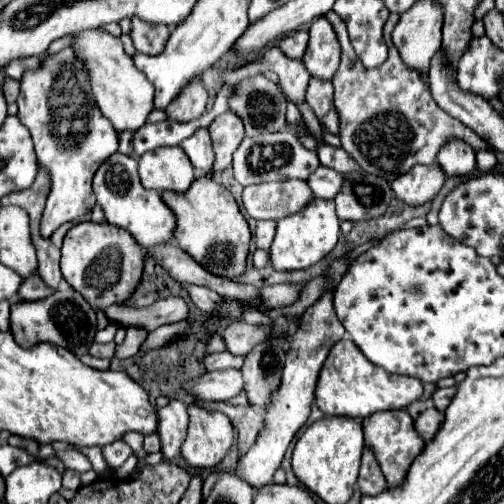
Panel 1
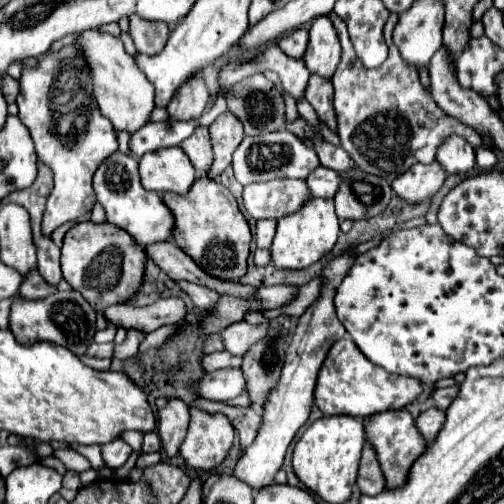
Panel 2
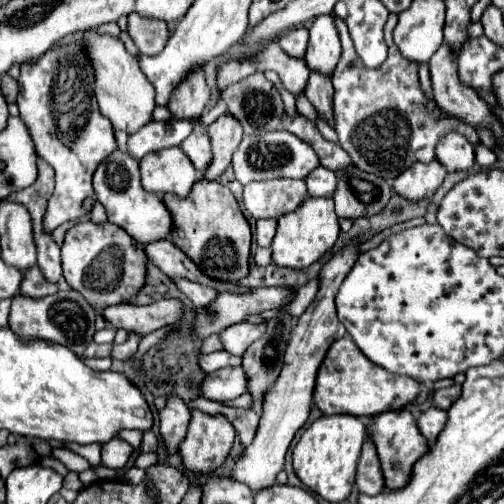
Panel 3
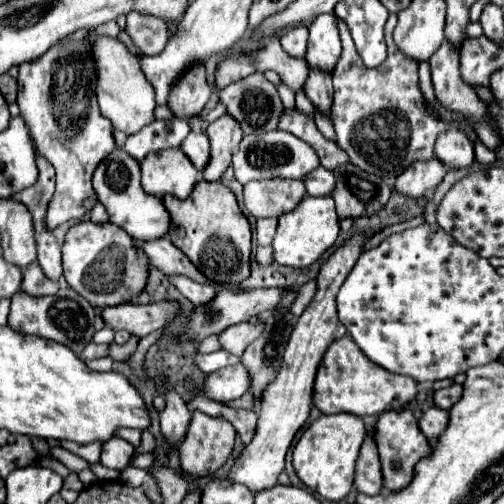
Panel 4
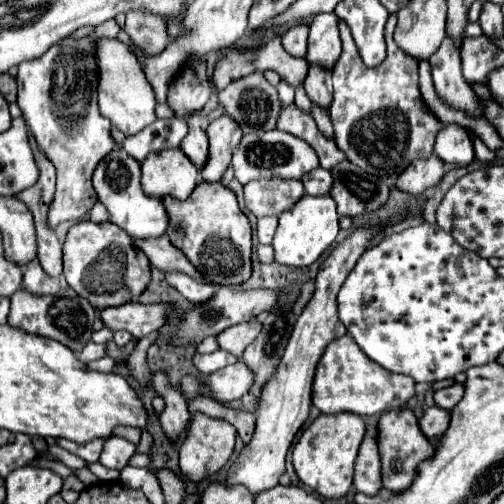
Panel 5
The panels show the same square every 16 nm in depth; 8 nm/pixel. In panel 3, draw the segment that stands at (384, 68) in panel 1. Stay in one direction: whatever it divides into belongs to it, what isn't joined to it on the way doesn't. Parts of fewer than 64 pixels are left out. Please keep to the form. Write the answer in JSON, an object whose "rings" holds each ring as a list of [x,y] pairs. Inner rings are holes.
{"rings":[[[390,14],[384,36],[388,44],[388,58],[378,70],[364,68],[360,56],[354,50],[352,38],[346,24],[336,18],[336,28],[342,40],[342,56],[336,72],[332,74],[334,82],[334,130],[338,134],[338,144],[348,152],[350,160],[364,172],[372,172],[384,180],[394,180],[414,162],[434,160],[436,142],[442,134],[458,130],[472,144],[478,144],[480,138],[476,130],[464,122],[444,118],[434,104],[426,98],[418,82],[418,66],[400,56],[400,50],[392,42],[392,30],[398,22],[396,14]]]}

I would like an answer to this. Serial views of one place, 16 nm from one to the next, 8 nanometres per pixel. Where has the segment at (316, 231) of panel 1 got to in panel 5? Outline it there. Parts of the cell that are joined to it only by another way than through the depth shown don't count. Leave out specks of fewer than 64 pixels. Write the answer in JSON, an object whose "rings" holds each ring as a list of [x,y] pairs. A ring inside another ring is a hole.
{"rings":[[[304,194],[296,206],[284,210],[280,214],[280,224],[274,234],[274,250],[276,250],[276,262],[288,264],[288,266],[310,266],[320,258],[320,254],[334,244],[338,236],[338,212],[336,202],[330,196],[308,196]]]}

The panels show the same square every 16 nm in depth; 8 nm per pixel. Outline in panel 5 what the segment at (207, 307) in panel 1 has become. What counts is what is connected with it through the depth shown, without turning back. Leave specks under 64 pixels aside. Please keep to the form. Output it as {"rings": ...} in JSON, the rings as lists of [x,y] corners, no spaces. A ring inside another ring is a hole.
{"rings":[[[164,272],[170,286],[174,286],[182,296],[186,296],[192,304],[200,304],[208,300],[214,292],[214,286],[208,282],[200,282],[184,272]]]}

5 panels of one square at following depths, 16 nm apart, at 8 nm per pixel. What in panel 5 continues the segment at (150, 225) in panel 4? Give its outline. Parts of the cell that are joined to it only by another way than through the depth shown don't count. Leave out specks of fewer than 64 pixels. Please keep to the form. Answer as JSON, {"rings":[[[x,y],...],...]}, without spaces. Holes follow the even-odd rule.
{"rings":[[[114,148],[94,170],[94,190],[98,200],[106,206],[110,214],[110,222],[126,230],[134,238],[156,238],[162,236],[168,228],[168,214],[160,200],[154,200],[142,192],[140,186],[140,162],[128,156],[122,148]]]}

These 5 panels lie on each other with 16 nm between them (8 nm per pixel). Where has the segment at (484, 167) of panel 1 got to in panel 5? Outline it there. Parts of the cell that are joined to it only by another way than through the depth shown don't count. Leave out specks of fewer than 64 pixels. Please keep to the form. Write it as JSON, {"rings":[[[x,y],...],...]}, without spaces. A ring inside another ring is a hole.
{"rings":[[[476,136],[476,140],[472,140],[474,142],[474,152],[476,152],[476,158],[480,160],[480,162],[484,162],[484,164],[488,164],[488,162],[492,162],[494,160],[494,152],[492,150],[488,150],[484,144],[482,144],[482,140]]]}

